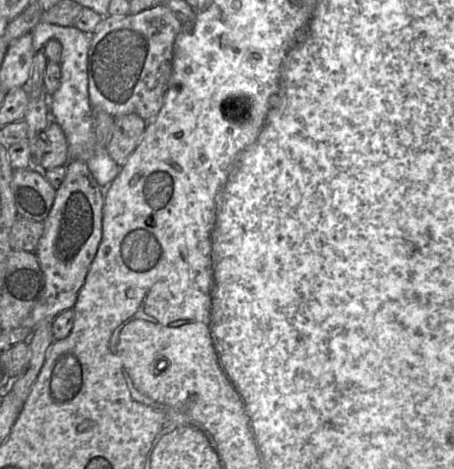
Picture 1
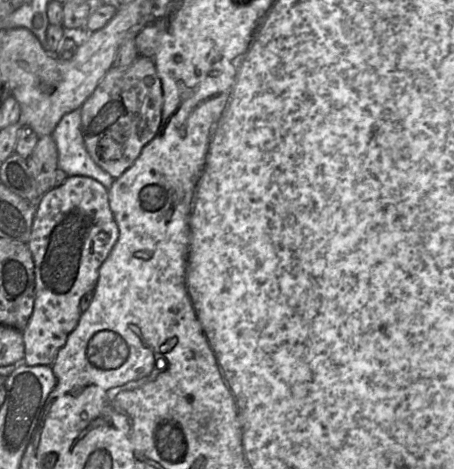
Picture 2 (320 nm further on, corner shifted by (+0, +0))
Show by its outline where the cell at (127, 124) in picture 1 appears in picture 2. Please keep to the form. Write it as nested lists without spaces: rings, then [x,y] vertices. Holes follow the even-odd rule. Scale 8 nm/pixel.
[[[140,56],[128,66],[112,67],[81,107],[82,135],[93,161],[114,179],[136,161],[143,148],[157,135],[163,110],[163,91],[154,60]],[[112,137],[122,147],[120,158],[111,159],[100,141]]]

